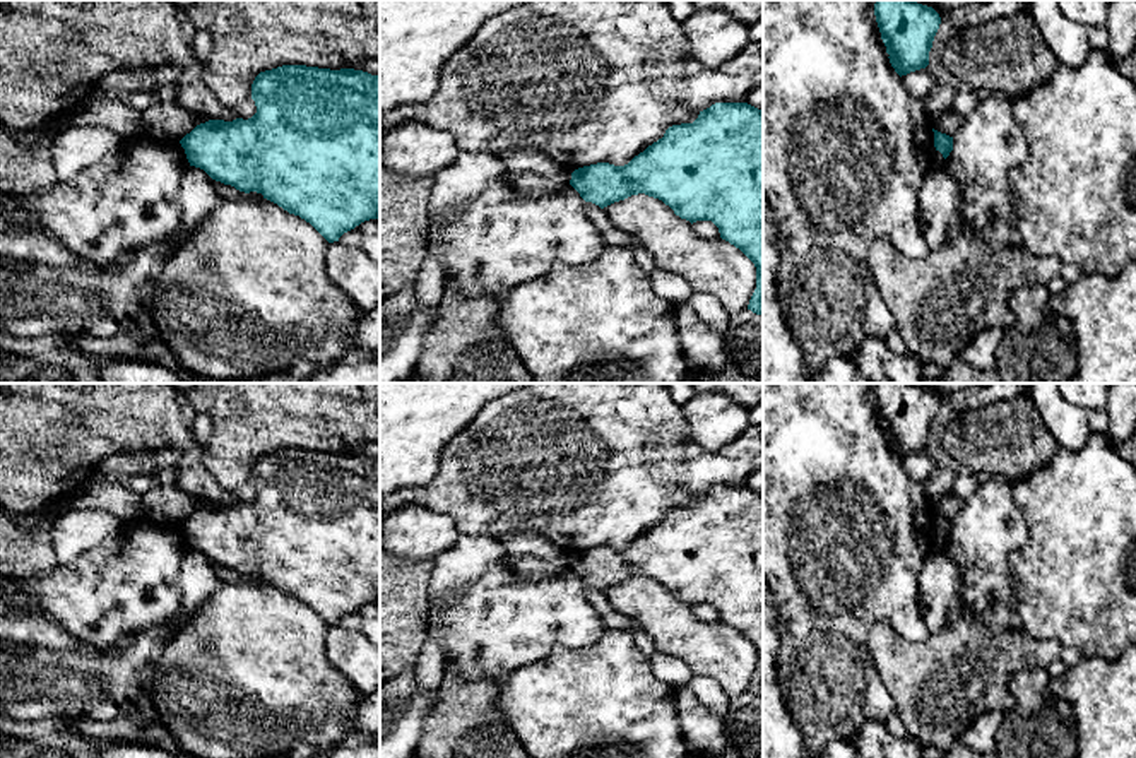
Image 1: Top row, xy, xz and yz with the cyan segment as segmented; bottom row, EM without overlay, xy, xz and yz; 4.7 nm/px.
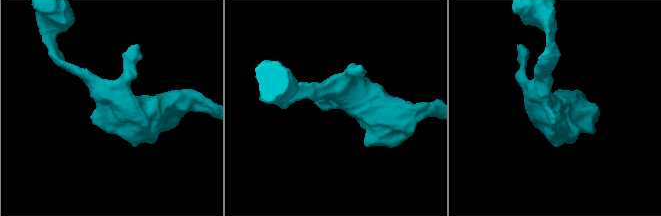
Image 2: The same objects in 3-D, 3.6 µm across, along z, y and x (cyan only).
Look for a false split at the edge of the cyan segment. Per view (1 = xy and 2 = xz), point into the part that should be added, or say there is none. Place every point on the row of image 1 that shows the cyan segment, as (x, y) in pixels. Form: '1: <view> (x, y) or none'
1: none
2: none

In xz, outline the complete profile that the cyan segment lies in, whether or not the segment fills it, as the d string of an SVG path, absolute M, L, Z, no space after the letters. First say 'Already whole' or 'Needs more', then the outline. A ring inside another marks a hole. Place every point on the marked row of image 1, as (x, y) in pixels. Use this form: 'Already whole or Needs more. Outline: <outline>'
Already whole. Outline: M715 103L700 111L693 123L672 125L664 137L648 145L624 166L597 163L571 173L570 185L585 202L601 209L645 193L662 200L676 216L689 221L712 221L720 238L739 248L756 267L756 289L748 310L763 315L763 111L748 103Z

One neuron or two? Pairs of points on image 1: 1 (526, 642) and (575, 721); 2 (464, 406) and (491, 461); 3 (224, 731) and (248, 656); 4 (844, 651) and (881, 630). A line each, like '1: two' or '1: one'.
1: two
2: two
3: one
4: two

